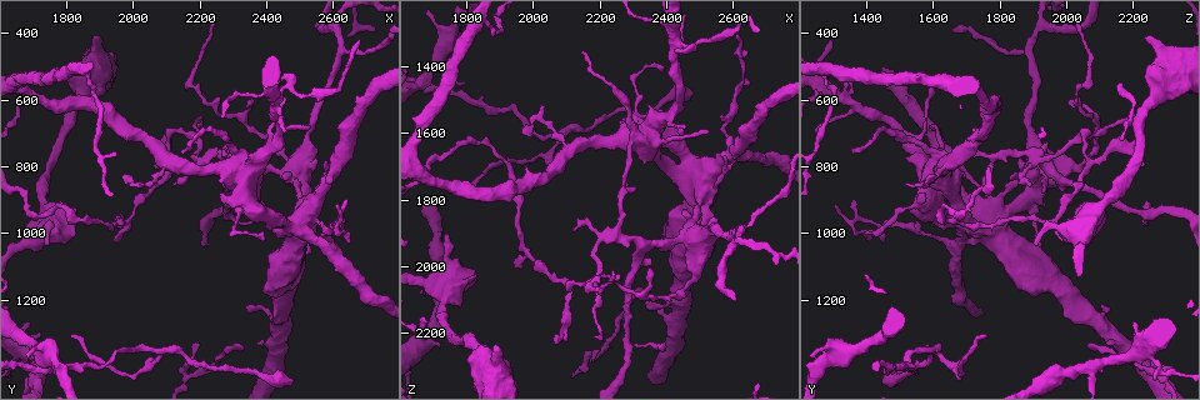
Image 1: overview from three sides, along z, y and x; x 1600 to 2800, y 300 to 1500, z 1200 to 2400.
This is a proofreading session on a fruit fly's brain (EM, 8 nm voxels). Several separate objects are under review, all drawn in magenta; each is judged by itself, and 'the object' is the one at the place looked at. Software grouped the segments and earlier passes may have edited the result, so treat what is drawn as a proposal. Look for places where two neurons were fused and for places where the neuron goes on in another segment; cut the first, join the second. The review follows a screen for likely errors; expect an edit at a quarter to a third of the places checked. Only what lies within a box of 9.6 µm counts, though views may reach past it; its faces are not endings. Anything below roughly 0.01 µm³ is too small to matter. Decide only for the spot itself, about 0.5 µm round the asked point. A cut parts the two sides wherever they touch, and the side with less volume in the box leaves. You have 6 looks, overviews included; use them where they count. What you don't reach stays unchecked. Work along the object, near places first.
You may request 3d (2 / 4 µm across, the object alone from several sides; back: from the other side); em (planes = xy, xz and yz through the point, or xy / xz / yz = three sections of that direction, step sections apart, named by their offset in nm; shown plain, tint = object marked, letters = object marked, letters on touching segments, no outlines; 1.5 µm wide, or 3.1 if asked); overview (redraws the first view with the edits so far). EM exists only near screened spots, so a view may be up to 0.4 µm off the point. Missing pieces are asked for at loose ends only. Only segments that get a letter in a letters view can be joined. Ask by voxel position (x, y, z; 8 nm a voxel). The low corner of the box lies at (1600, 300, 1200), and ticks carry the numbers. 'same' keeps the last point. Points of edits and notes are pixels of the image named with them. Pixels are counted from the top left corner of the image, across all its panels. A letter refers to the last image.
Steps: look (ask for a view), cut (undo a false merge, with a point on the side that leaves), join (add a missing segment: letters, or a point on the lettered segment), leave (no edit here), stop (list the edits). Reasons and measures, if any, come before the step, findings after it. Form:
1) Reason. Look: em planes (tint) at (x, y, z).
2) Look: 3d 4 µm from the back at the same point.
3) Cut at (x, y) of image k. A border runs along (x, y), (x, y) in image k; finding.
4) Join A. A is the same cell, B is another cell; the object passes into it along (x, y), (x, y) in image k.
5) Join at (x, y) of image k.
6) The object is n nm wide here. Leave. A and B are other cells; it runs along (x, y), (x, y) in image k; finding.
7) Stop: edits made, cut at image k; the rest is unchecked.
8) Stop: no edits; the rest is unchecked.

Sharp bend. Look: em xy step 4 (tint) at (1980, 970, 1960).

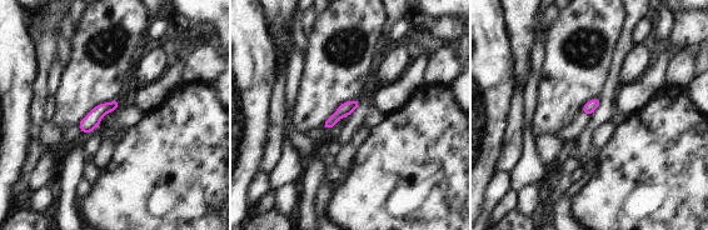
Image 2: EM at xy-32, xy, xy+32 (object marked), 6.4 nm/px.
Look: em yz step 4 (letters) at the same point.

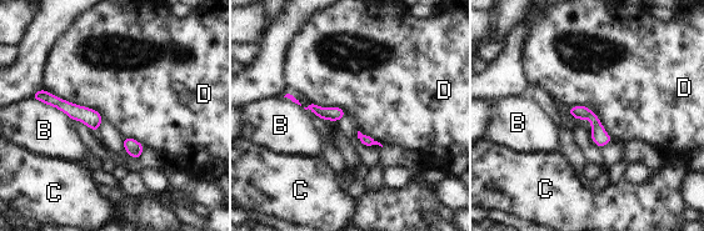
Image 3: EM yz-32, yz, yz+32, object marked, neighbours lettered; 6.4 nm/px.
Leave. B, C and D are other cells; a border runs along (43, 89), (93, 108), (104, 119) in image 3; one neuron here.

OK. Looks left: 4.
Sharp bend. Look: em planes (letters) at (2280, 770, 1770).

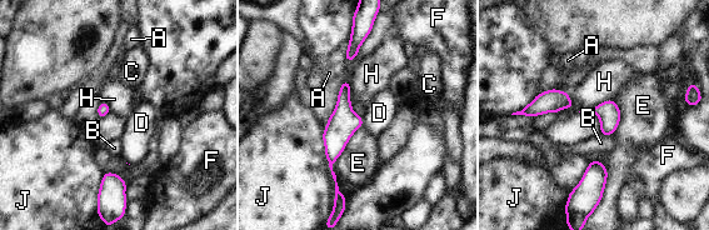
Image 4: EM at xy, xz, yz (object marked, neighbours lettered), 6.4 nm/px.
Leave. A, B, C, D, E, F, H and J are other cells; it runs along (345, 85), (343, 123), (330, 160) in image 4; one neuron here.

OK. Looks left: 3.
Thick end. Look: 3d 2 µm at (1890, 410, 2240).

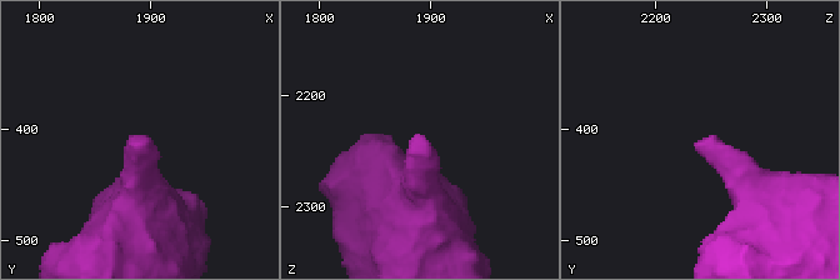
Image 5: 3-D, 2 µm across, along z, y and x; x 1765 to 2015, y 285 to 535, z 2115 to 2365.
Shape alone is not enough. Look: em xz step 4 (tint) at (1892, 410, 2236).

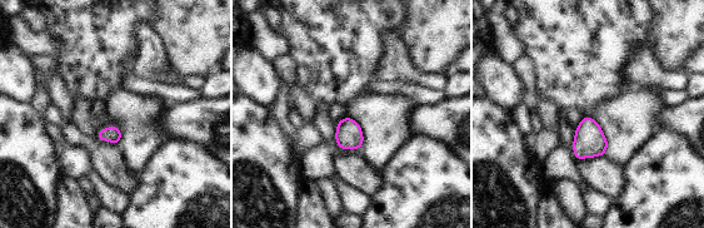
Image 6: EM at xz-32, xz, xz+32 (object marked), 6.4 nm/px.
Look: em planes (letters) at the same point.

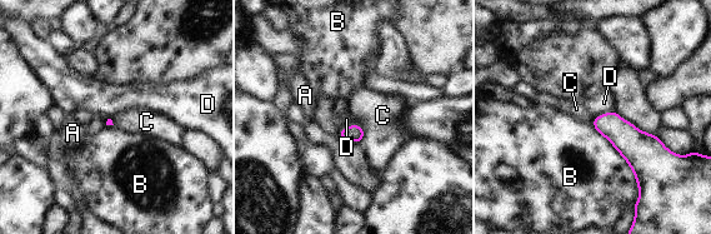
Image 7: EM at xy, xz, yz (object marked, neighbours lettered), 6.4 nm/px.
The longest contact is with B, 550 nm. Leave. A, B, C and D are other cells; a border runs along (362, 128), (362, 139), (360, 142) in image 7; no lettered segment goes on from it.

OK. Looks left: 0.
Stop: no edits; the rest is unchecked.

